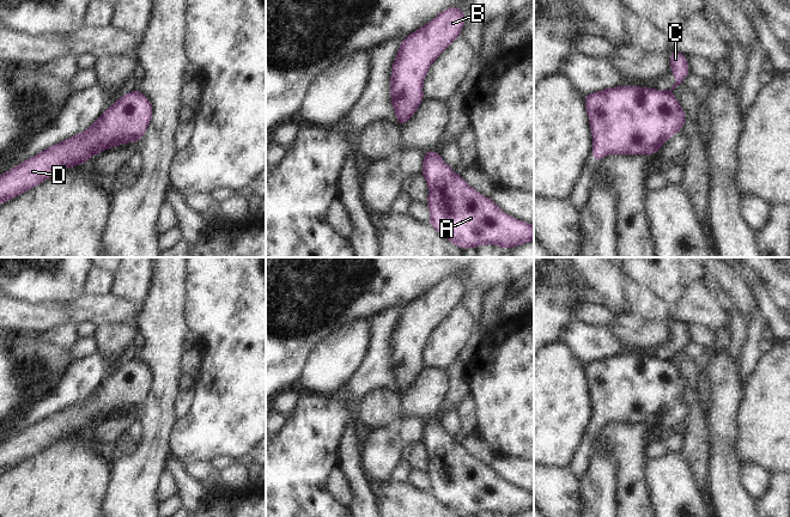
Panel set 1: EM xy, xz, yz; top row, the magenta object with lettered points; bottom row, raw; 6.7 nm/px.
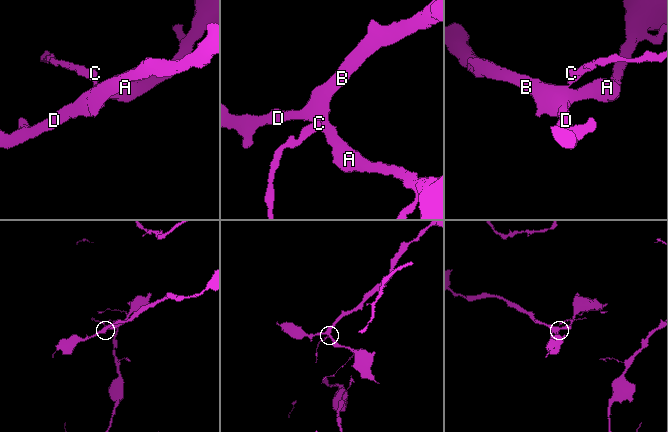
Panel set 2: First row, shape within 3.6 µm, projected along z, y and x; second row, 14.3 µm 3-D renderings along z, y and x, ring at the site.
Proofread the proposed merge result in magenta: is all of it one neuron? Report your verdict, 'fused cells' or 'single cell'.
fused cells

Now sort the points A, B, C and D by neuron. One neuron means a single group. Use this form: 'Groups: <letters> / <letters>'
Groups: A B D / C

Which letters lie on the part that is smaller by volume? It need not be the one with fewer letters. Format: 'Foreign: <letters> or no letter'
Foreign: C

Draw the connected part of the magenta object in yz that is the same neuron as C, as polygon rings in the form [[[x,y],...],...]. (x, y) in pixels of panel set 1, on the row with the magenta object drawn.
[[[669,51],[668,57],[672,65],[670,73],[676,78],[676,83],[673,85],[673,87],[670,90],[666,90],[668,92],[672,92],[691,73],[689,73],[688,62],[685,54],[680,51]]]

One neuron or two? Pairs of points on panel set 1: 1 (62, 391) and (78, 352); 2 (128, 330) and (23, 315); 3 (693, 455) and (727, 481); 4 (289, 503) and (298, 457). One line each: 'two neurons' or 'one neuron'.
1: two neurons
2: two neurons
3: two neurons
4: one neuron

